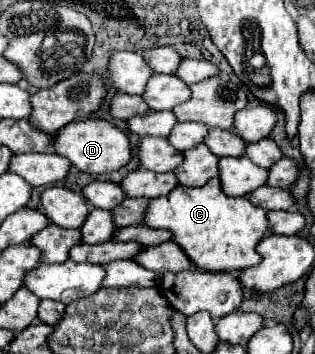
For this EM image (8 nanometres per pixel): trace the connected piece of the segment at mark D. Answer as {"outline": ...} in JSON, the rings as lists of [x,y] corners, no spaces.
{"outline":[[[87,118],[83,122],[69,122],[69,126],[63,126],[53,136],[51,148],[55,154],[61,154],[63,158],[67,158],[73,168],[87,174],[105,174],[105,172],[119,170],[133,156],[127,134],[117,126],[113,126],[111,122],[97,120],[97,118]]]}

